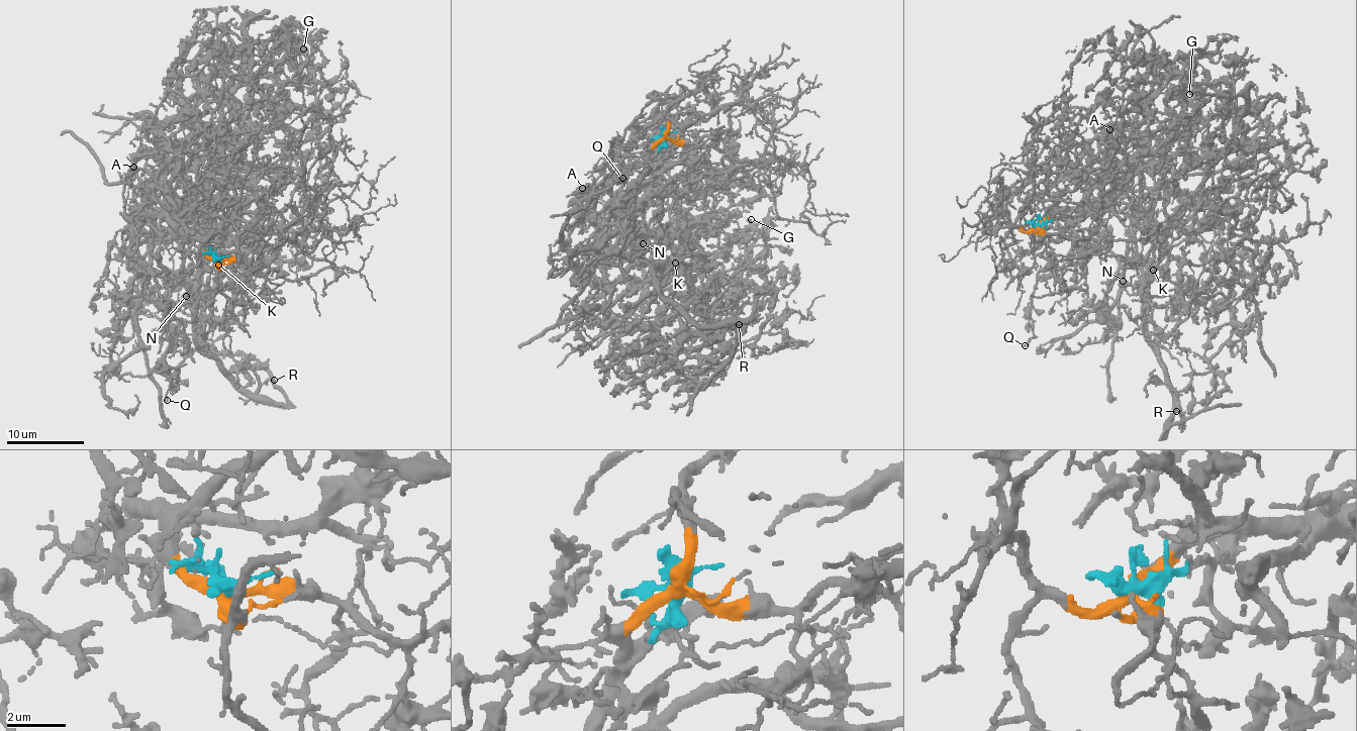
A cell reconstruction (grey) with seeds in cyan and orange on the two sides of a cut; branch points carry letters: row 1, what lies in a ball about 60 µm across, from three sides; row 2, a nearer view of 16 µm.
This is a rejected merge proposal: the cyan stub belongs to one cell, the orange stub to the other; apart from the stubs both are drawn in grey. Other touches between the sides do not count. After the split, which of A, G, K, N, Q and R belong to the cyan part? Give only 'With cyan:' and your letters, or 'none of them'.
With cyan: A, G, K, N, Q, R

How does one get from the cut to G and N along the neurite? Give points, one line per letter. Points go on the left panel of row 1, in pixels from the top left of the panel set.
G: (217, 258), (204, 250), (165, 279), (194, 287), (205, 175), (237, 127), (231, 93), (282, 41), (304, 47)
N: (217, 258), (204, 250), (200, 265), (166, 277), (196, 308), (201, 292), (212, 299), (186, 295)

